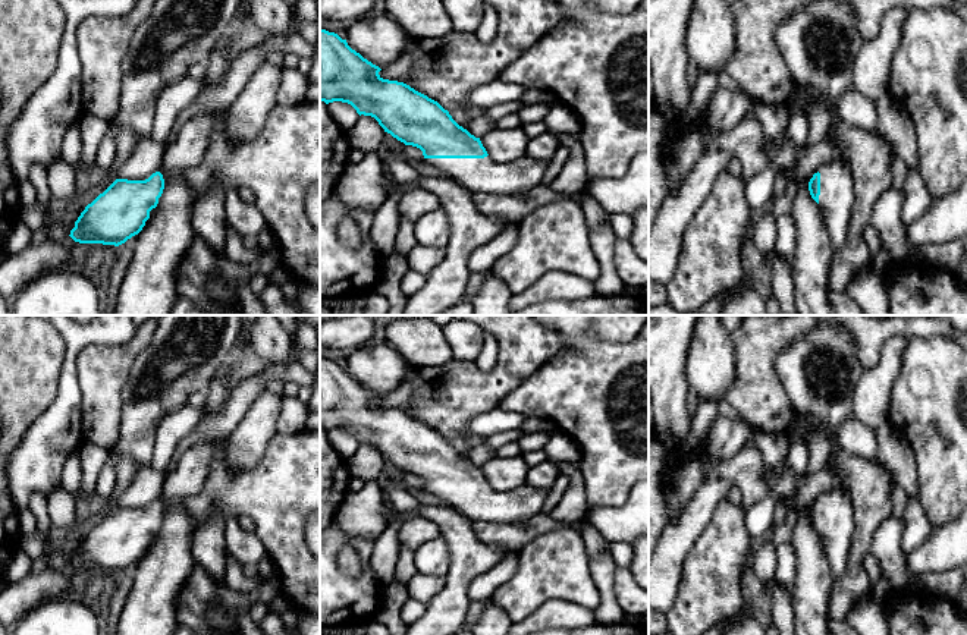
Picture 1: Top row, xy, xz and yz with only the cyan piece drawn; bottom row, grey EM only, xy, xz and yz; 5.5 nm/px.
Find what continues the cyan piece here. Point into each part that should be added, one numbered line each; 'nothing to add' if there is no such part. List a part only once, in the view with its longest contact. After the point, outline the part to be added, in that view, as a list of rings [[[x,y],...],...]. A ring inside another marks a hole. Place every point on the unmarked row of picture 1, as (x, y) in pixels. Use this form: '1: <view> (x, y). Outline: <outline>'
1: xz (486, 503). Outline: [[[522,484],[515,488],[423,487],[472,522],[518,524],[541,513],[547,490]]]

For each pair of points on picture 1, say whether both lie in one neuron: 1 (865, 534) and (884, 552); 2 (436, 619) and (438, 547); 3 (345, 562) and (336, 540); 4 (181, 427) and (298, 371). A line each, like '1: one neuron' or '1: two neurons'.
1: two neurons
2: two neurons
3: two neurons
4: two neurons

